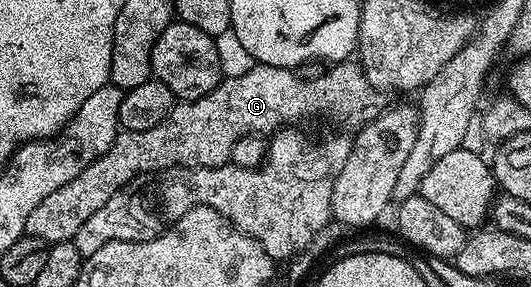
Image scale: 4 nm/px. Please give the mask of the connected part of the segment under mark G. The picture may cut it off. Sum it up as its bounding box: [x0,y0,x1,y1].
[24,58,386,246]

